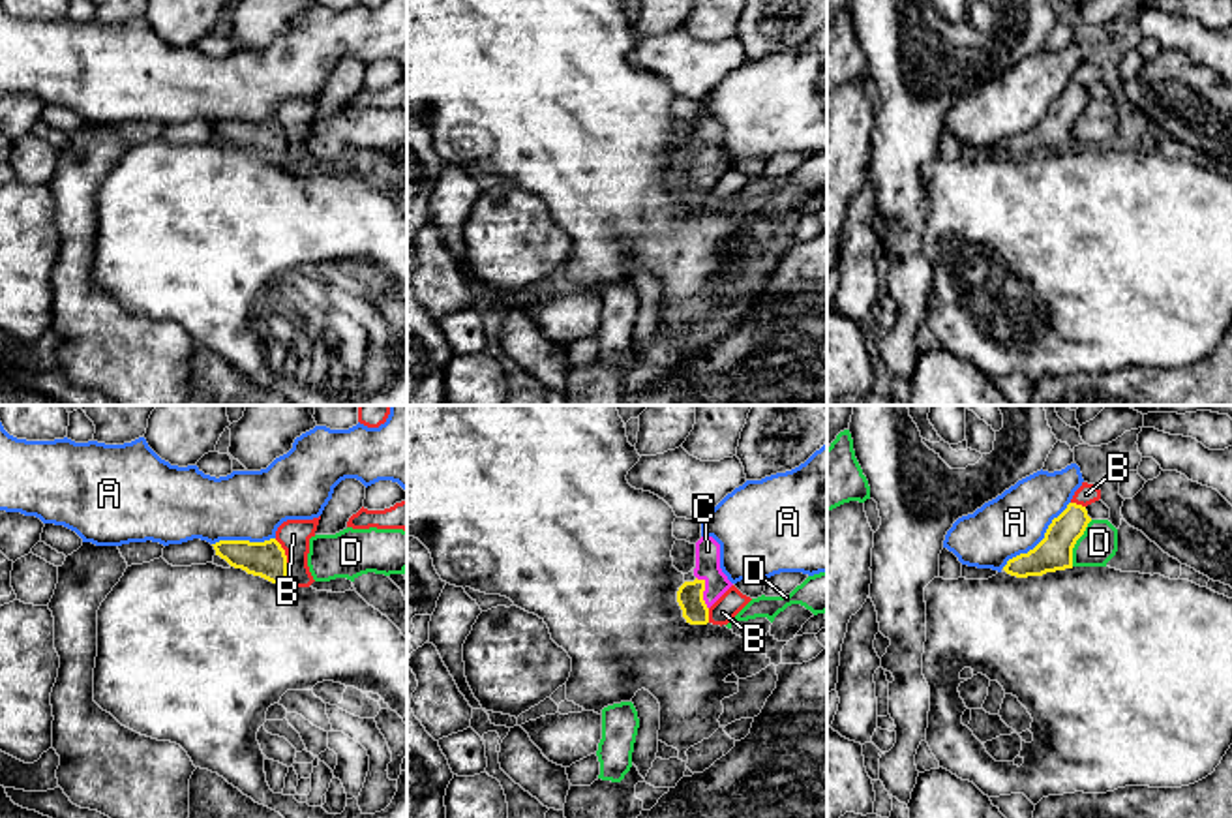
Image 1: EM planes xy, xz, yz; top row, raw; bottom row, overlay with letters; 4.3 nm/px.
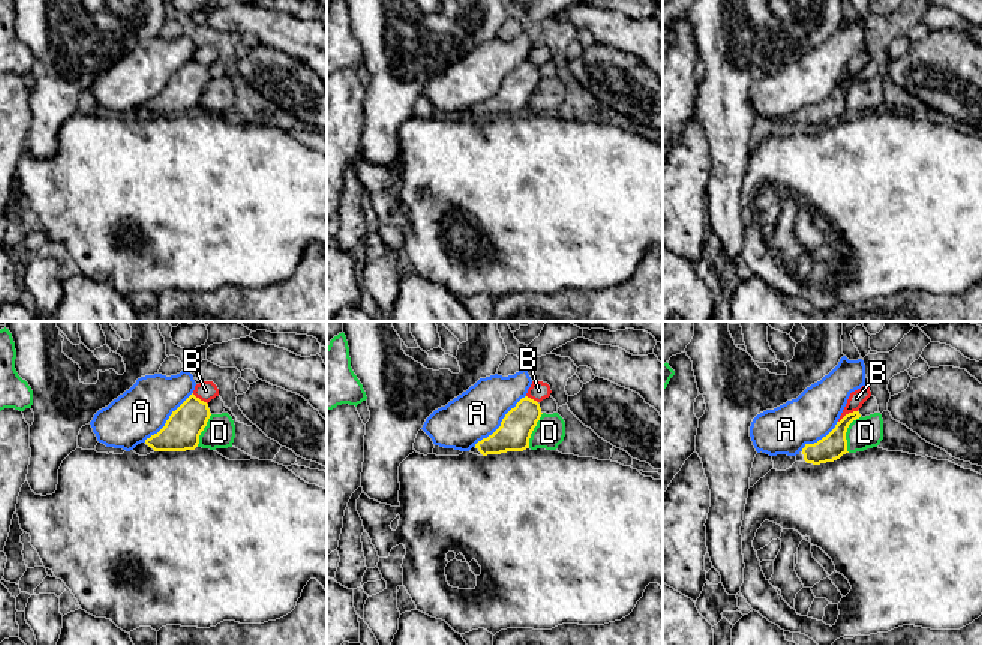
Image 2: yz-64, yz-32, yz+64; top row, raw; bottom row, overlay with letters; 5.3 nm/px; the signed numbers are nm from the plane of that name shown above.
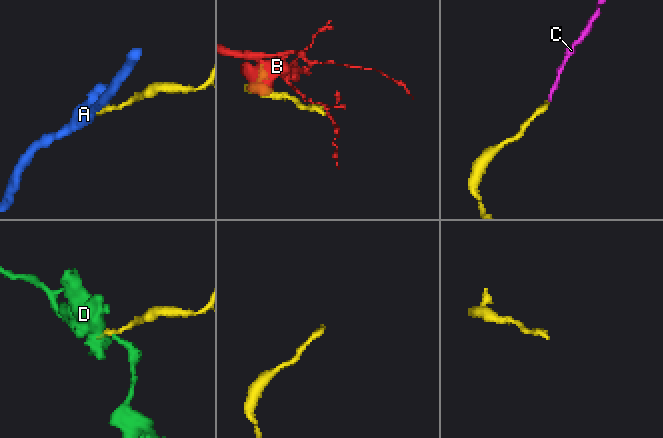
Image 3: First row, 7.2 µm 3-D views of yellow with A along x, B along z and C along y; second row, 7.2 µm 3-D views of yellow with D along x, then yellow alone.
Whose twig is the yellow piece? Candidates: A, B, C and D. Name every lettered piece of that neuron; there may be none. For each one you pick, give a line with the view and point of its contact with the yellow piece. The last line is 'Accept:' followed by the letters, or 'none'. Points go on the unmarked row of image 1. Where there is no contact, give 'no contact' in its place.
C: contact xz (704, 169)
Accept: C

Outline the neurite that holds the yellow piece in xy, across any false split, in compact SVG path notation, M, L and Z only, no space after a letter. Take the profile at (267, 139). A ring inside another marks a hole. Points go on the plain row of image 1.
M276 118L264 122L219 120L212 126L216 135L234 148L242 148L272 163L289 163L287 135Z

